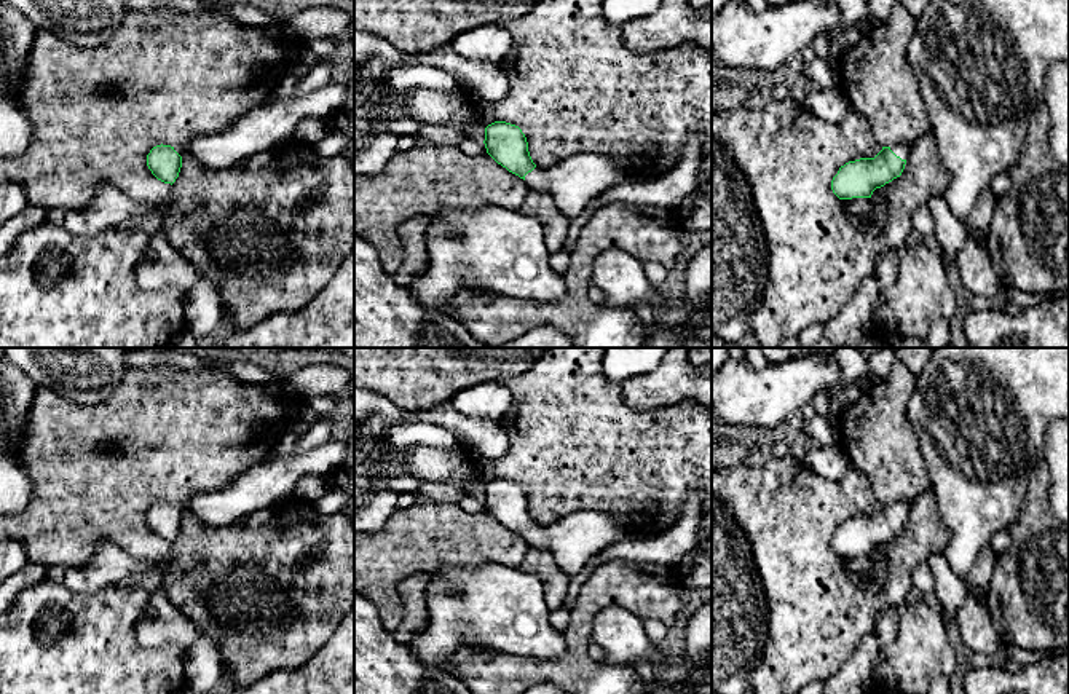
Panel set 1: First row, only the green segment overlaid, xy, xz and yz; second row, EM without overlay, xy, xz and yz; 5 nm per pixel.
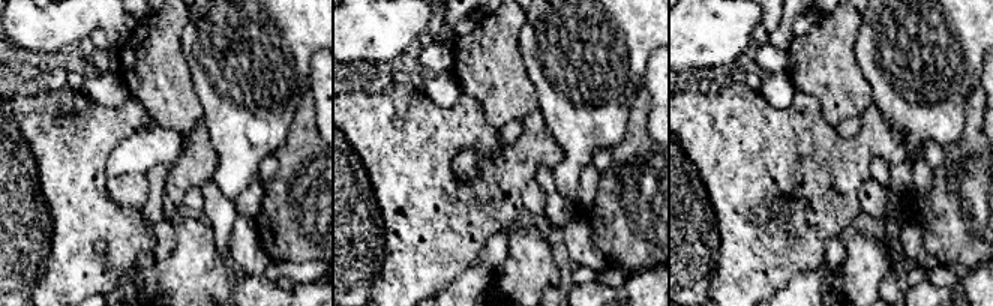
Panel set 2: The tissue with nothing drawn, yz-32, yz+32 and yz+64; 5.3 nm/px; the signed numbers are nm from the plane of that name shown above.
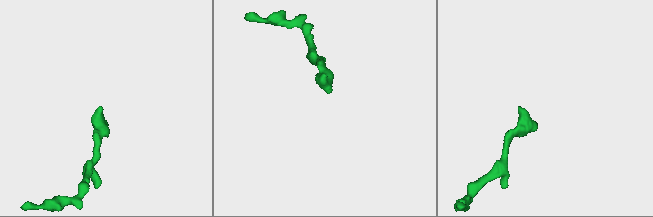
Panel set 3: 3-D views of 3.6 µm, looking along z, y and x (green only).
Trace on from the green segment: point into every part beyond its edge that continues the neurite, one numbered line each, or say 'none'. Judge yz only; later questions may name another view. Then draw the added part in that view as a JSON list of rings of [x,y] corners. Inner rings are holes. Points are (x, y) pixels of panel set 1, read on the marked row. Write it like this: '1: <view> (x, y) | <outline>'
1: yz (902, 150) | [[[897,144],[897,145],[892,145],[890,150],[900,156],[901,160],[908,160],[909,158],[909,153],[911,153],[911,145],[908,144]]]

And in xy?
1: xy (264, 130) | [[[330,83],[306,96],[263,102],[225,131],[209,137],[195,137],[174,150],[193,155],[212,169],[227,169],[255,156],[271,155],[294,144],[295,126],[305,118],[330,118],[345,102],[349,85]]]

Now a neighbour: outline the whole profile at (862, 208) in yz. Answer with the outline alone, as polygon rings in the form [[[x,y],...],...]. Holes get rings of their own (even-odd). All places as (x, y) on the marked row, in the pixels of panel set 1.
[[[871,198],[841,199],[841,209],[846,215],[852,215],[866,222],[873,214],[873,203]]]

